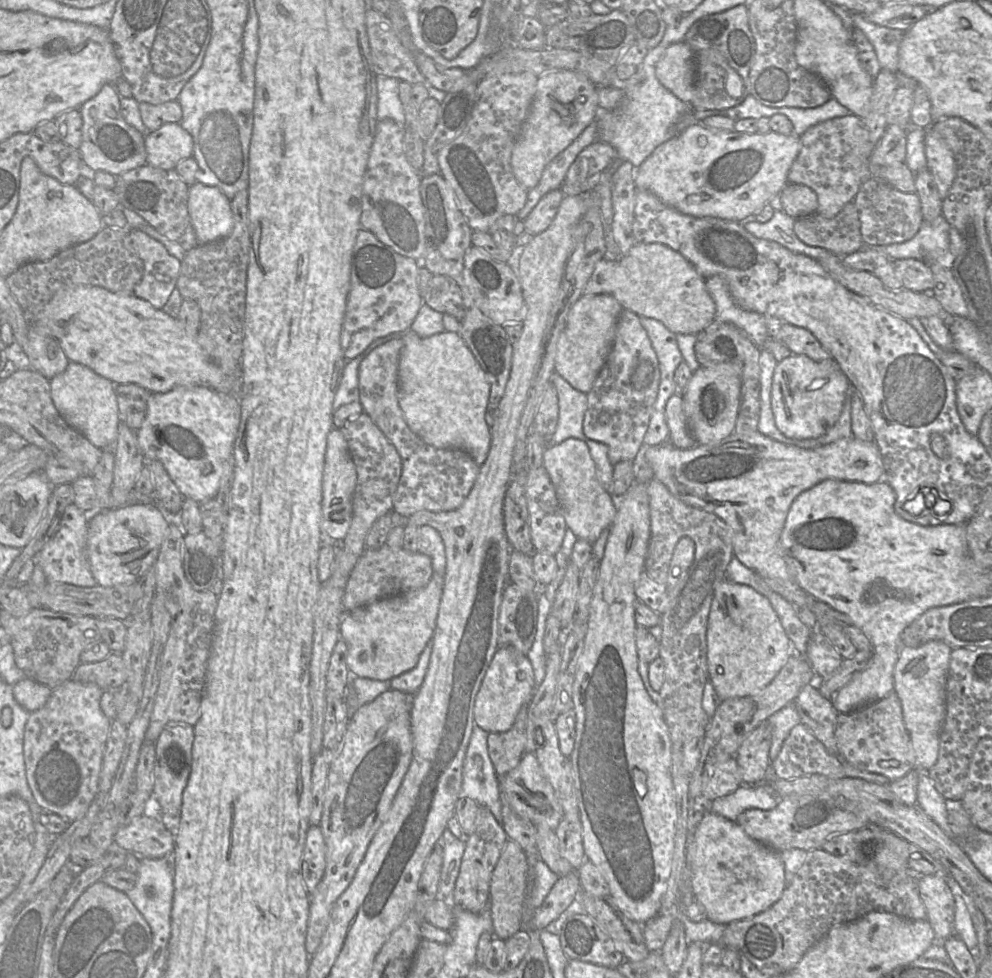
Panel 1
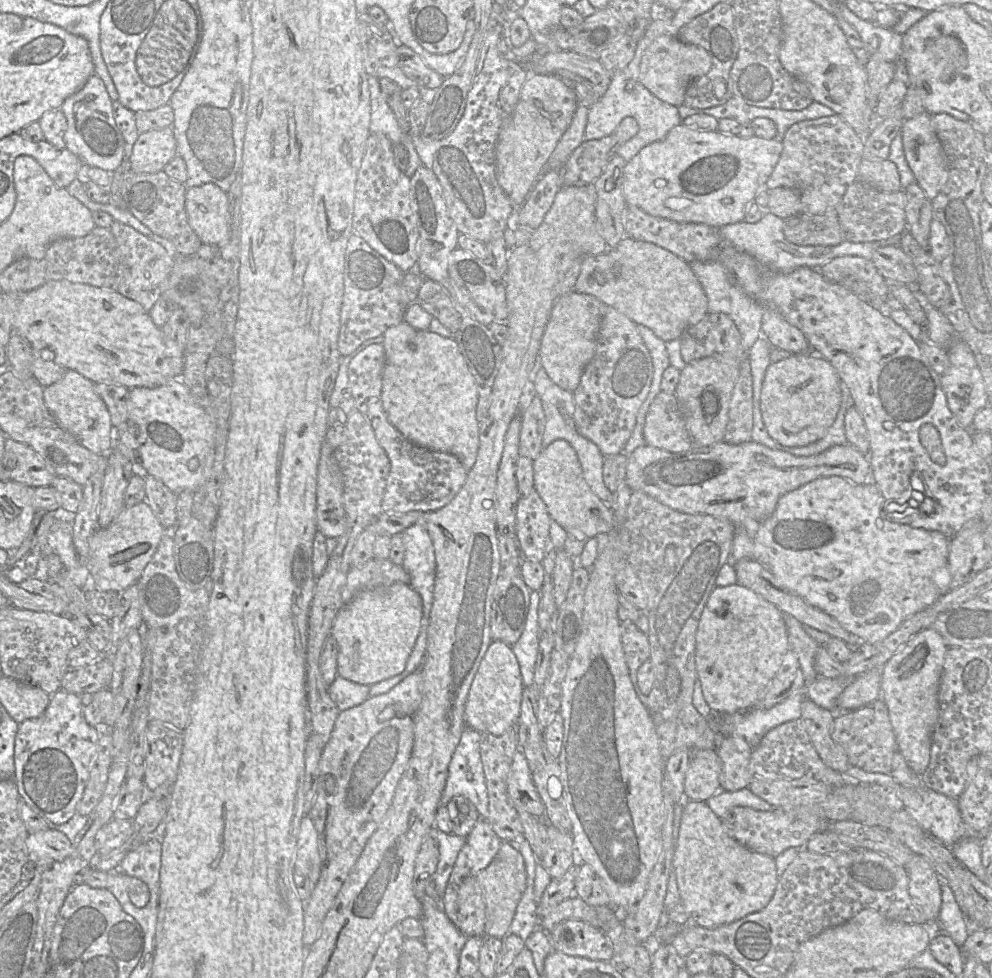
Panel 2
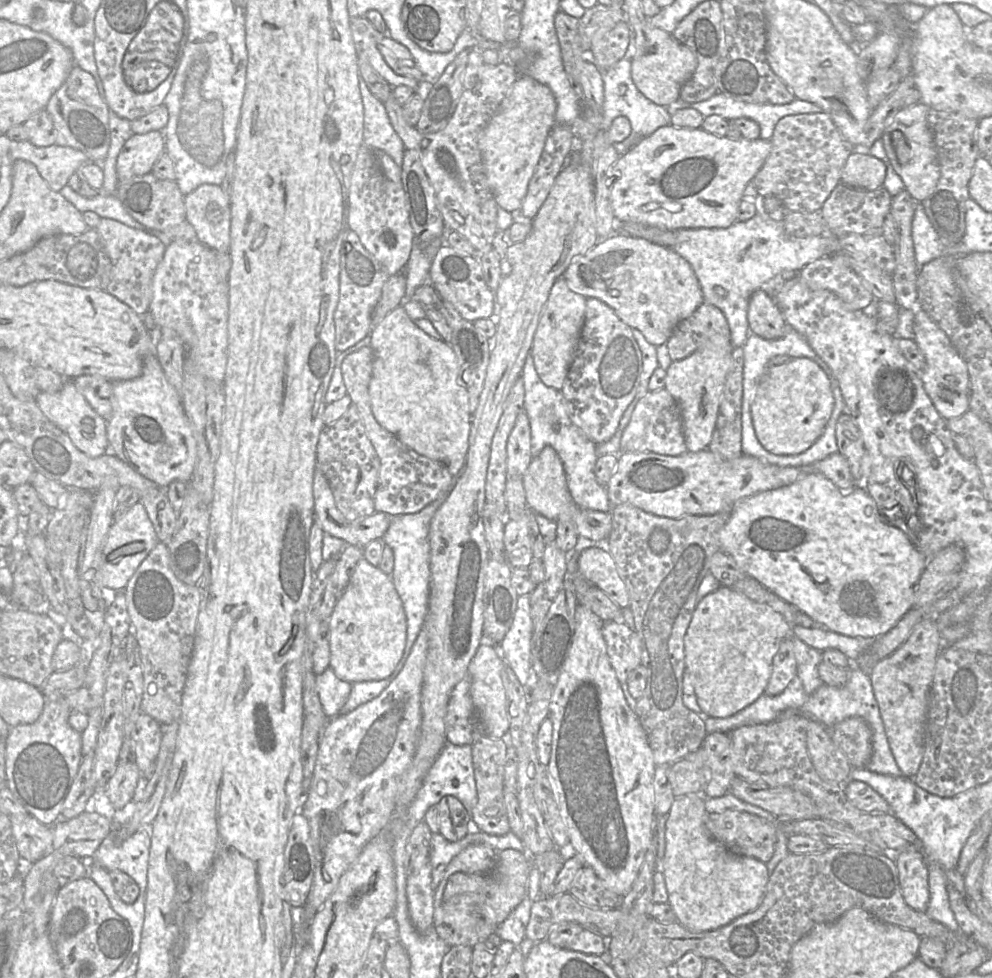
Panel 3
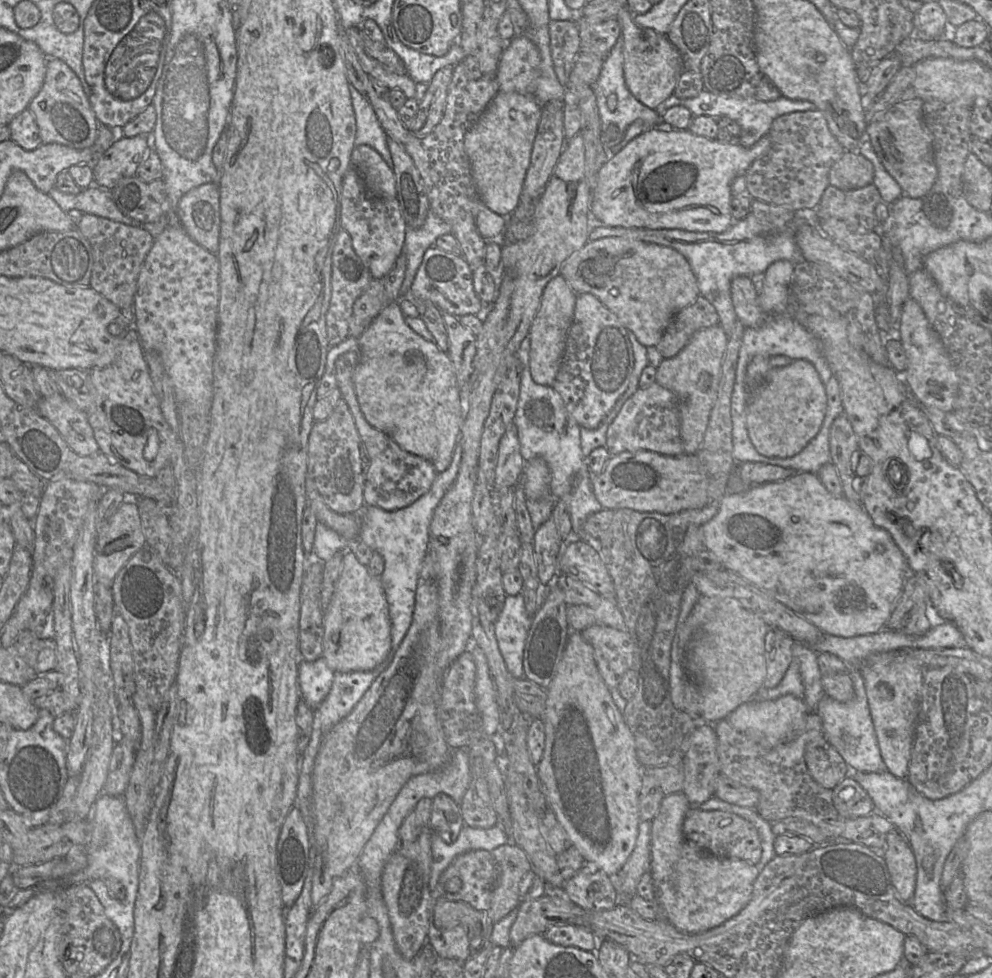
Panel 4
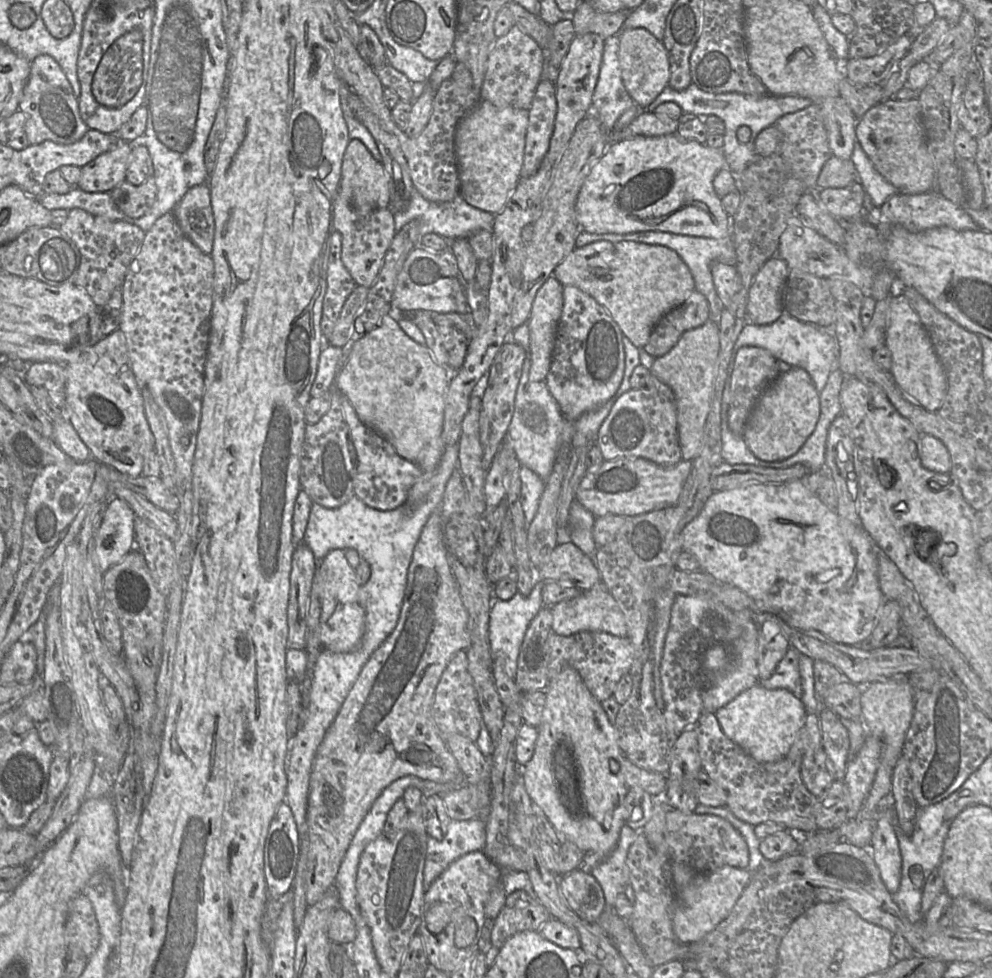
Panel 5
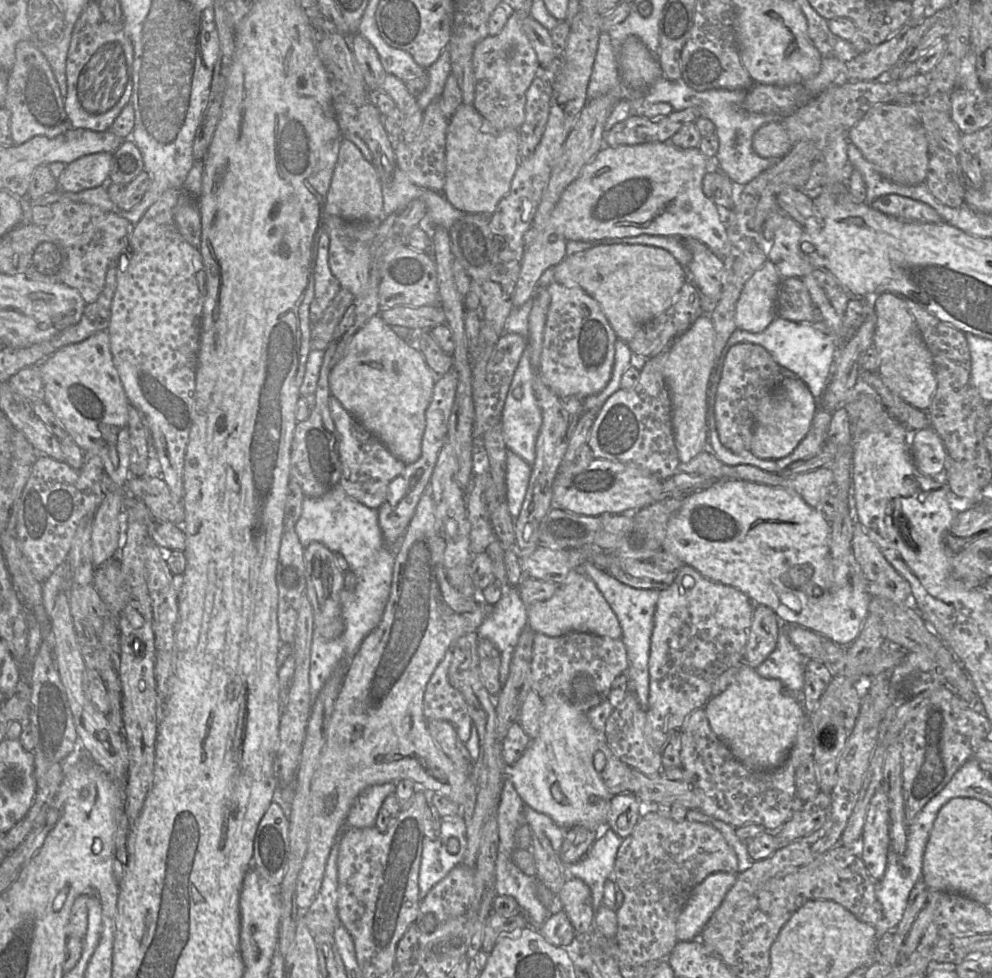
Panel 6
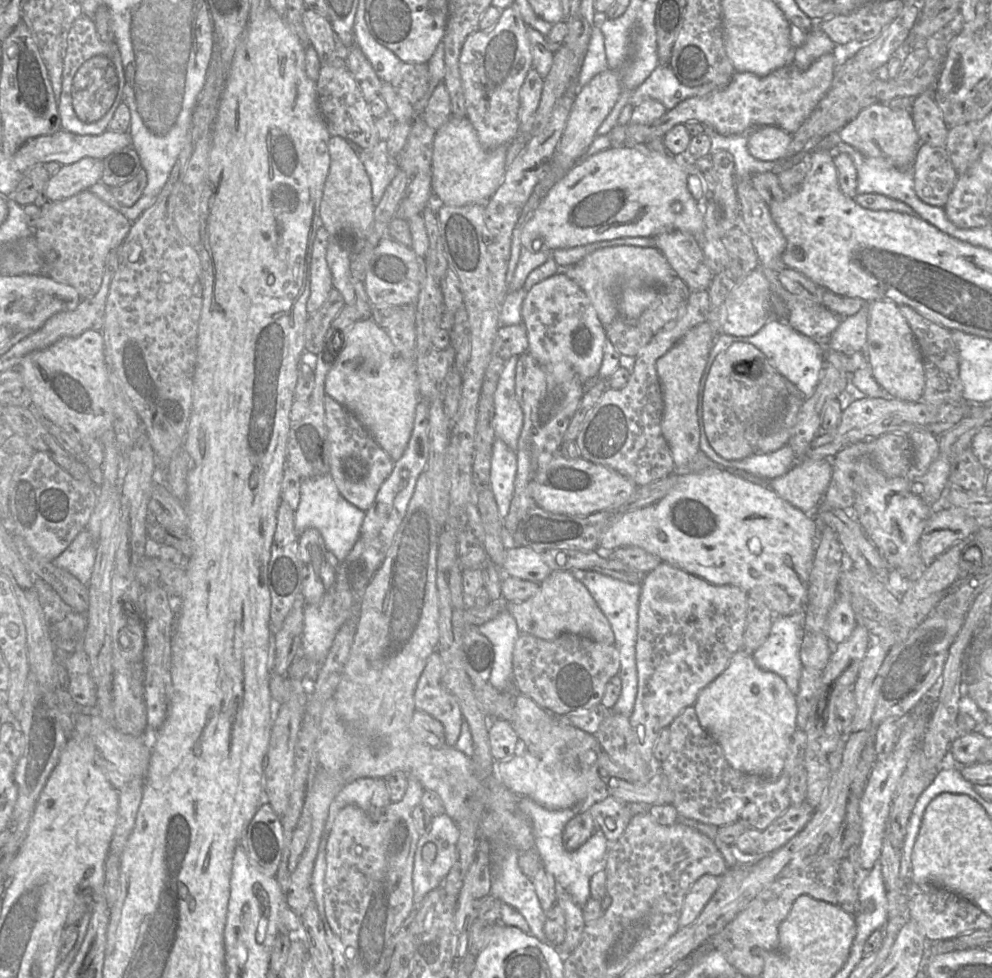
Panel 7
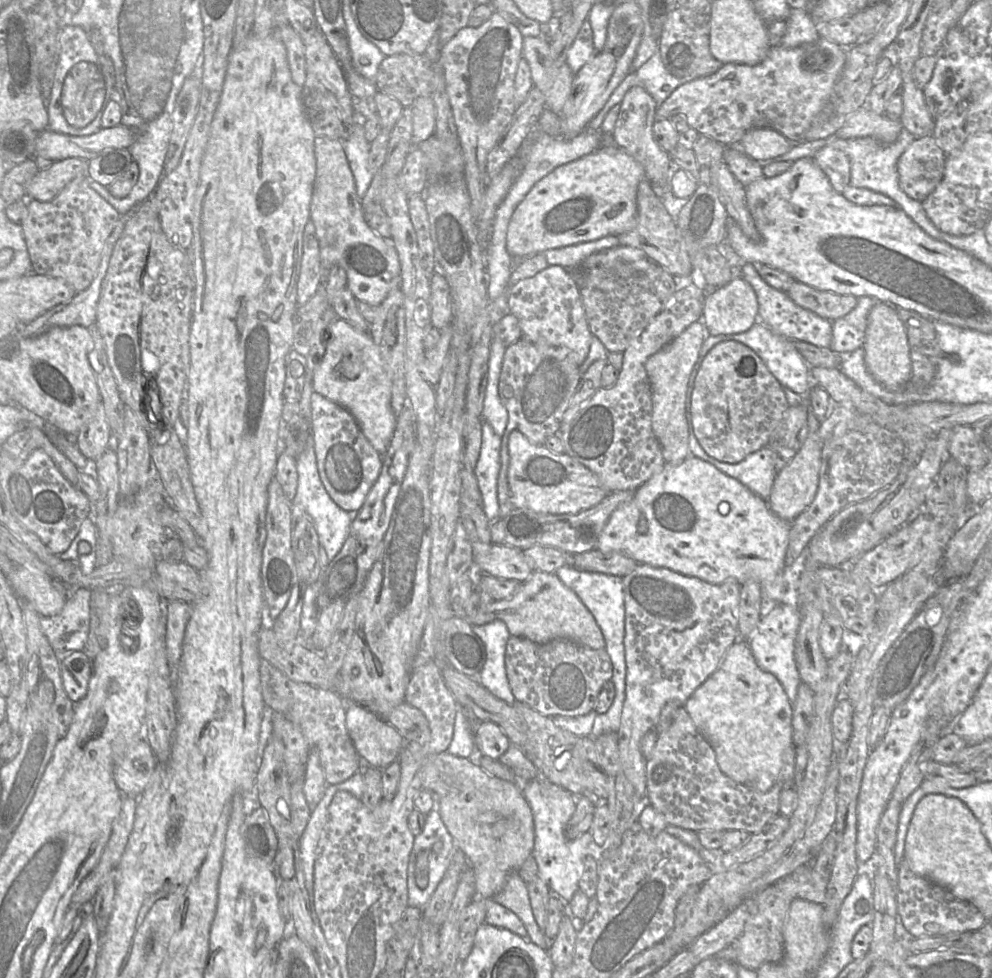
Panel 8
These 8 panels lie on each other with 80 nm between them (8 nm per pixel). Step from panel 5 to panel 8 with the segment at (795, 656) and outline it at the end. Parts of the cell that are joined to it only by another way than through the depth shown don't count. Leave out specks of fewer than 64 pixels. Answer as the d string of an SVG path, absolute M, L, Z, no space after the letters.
M797 602L777 603L762 617L749 639L757 664L779 680L791 702L795 700L802 682L795 658L795 643L801 620L802 615Z

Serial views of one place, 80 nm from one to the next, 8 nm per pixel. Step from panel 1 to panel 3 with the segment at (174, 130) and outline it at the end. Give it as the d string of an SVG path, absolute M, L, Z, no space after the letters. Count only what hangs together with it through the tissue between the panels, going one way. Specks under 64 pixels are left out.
M162 131L133 134L123 145L116 161L119 183L151 173L155 162L165 152Z

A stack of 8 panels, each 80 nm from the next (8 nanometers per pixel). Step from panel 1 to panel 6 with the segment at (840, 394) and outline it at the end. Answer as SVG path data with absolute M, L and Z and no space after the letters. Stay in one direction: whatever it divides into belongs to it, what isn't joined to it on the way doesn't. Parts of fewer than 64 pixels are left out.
M786 377L758 404L750 445L750 452L761 459L779 459L792 453L808 434L818 400L798 377Z

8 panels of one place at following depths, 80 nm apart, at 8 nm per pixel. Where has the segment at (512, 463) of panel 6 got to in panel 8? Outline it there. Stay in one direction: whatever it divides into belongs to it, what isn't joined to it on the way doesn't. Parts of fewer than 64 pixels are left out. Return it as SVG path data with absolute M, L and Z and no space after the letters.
M484 419L481 429L482 444L474 475L482 496L483 511L488 520L494 521L501 516L497 489L501 469L501 438Z

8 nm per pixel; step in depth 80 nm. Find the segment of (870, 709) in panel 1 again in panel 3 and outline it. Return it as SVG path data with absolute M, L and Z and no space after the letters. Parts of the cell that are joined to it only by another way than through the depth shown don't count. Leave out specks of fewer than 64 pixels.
M861 717L847 718L830 729L833 742L854 768L866 768L872 752L872 730Z

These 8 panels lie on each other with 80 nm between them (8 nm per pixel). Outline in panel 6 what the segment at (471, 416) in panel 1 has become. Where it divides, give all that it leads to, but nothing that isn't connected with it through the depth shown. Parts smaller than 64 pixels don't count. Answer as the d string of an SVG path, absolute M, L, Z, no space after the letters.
M374 316L351 336L346 356L330 375L329 389L331 396L365 430L377 438L395 458L408 465L417 461L421 455L425 413L432 398L436 378L416 345L401 339L379 316Z

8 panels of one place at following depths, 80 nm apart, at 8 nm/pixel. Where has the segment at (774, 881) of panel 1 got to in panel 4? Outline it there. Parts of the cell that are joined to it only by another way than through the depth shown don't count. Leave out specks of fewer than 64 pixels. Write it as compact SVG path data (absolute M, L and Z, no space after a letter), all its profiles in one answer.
M674 793L663 798L656 816L651 820L651 874L653 876L653 882L655 886L655 901L658 902L664 909L664 918L671 924L673 924L681 932L688 934L697 934L704 933L721 925L722 923L726 922L727 920L738 914L748 904L753 892L754 882L756 881L760 873L760 869L757 867L756 864L750 864L743 860L720 858L714 856L700 849L695 844L689 842L683 834L683 822L687 812L691 808L693 808L693 806L690 804L687 797L683 793Z

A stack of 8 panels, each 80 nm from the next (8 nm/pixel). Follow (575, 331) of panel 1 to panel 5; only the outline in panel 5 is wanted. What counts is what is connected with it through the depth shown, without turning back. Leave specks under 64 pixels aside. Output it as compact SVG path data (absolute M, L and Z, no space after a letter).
M551 276L535 296L528 319L530 381L545 381L549 372L563 309L563 290L564 286Z

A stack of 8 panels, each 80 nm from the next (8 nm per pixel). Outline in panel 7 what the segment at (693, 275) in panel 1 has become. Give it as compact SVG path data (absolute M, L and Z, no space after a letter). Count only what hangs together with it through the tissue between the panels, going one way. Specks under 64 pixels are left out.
M634 245L600 248L586 255L577 263L559 267L558 272L564 273L584 291L604 327L619 315L617 302L613 296L615 286L626 283L627 285L659 288L676 275L664 255L656 247Z

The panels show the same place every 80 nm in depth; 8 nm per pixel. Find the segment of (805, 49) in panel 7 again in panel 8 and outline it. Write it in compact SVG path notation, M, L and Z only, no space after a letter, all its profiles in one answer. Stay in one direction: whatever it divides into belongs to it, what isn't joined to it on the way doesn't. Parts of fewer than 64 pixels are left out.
M791 7L785 23L786 30L781 40L783 47L794 48L814 43L821 37L807 10Z

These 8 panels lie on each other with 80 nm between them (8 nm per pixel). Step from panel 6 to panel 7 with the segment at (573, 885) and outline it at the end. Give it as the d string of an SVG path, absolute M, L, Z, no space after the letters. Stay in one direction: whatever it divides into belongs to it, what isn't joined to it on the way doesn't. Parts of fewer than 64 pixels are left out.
M563 891L556 898L556 902L562 909L565 919L565 939L558 948L564 959L565 954L572 953L578 945L586 922L583 918L582 906L577 904L569 893Z

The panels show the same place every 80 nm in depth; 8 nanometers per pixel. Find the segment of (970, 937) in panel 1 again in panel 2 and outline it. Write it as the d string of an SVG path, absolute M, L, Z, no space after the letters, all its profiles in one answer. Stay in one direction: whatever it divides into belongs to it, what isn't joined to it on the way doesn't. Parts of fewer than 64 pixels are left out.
M938 874L938 879L941 885L942 904L936 923L958 946L962 946L970 935L963 912L945 878Z

